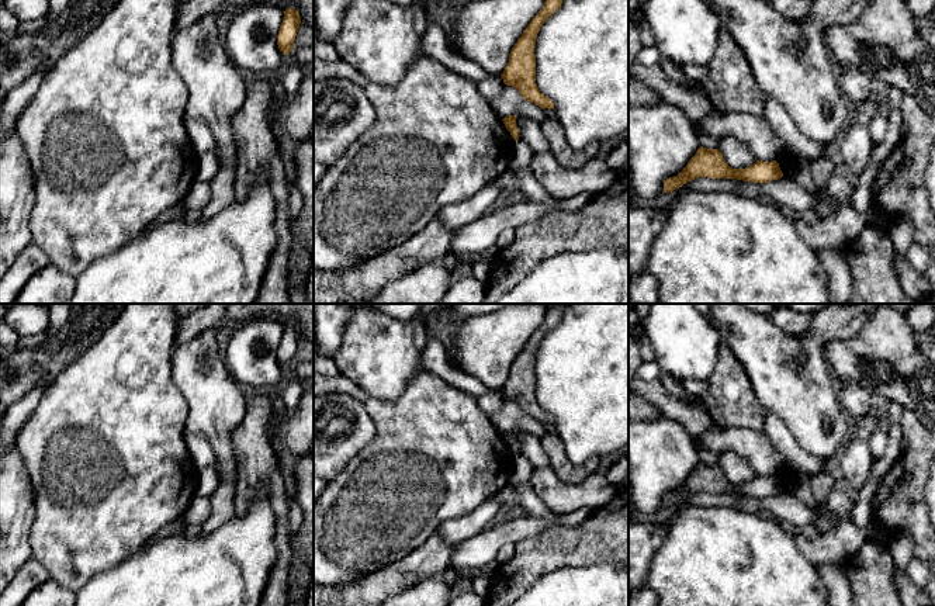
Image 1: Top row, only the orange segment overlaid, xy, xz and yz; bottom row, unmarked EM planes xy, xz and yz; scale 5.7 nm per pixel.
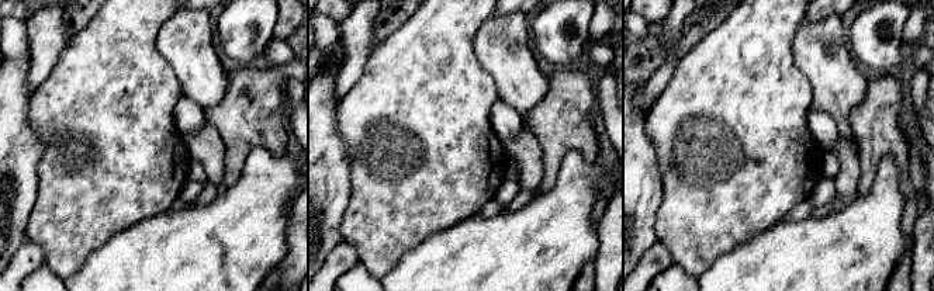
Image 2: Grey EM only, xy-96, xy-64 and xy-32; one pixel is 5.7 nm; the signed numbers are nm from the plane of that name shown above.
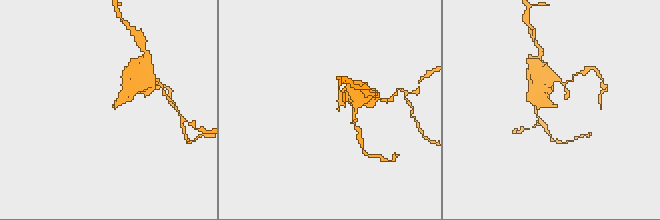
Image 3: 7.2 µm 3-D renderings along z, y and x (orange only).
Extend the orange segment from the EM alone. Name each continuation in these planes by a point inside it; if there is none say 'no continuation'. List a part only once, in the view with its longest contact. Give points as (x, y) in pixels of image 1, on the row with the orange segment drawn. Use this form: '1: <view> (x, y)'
no continuation

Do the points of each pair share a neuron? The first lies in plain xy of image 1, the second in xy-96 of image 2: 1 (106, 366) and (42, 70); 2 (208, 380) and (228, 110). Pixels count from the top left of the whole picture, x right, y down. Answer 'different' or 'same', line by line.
1: different
2: different

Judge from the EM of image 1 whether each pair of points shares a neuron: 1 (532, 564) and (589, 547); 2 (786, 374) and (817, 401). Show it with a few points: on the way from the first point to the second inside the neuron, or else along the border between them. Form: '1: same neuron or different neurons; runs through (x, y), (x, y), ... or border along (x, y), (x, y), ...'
1: same neuron; runs through (546, 551), (551, 549), (575, 549)
2: same neuron; runs through (793, 381), (810, 398)

